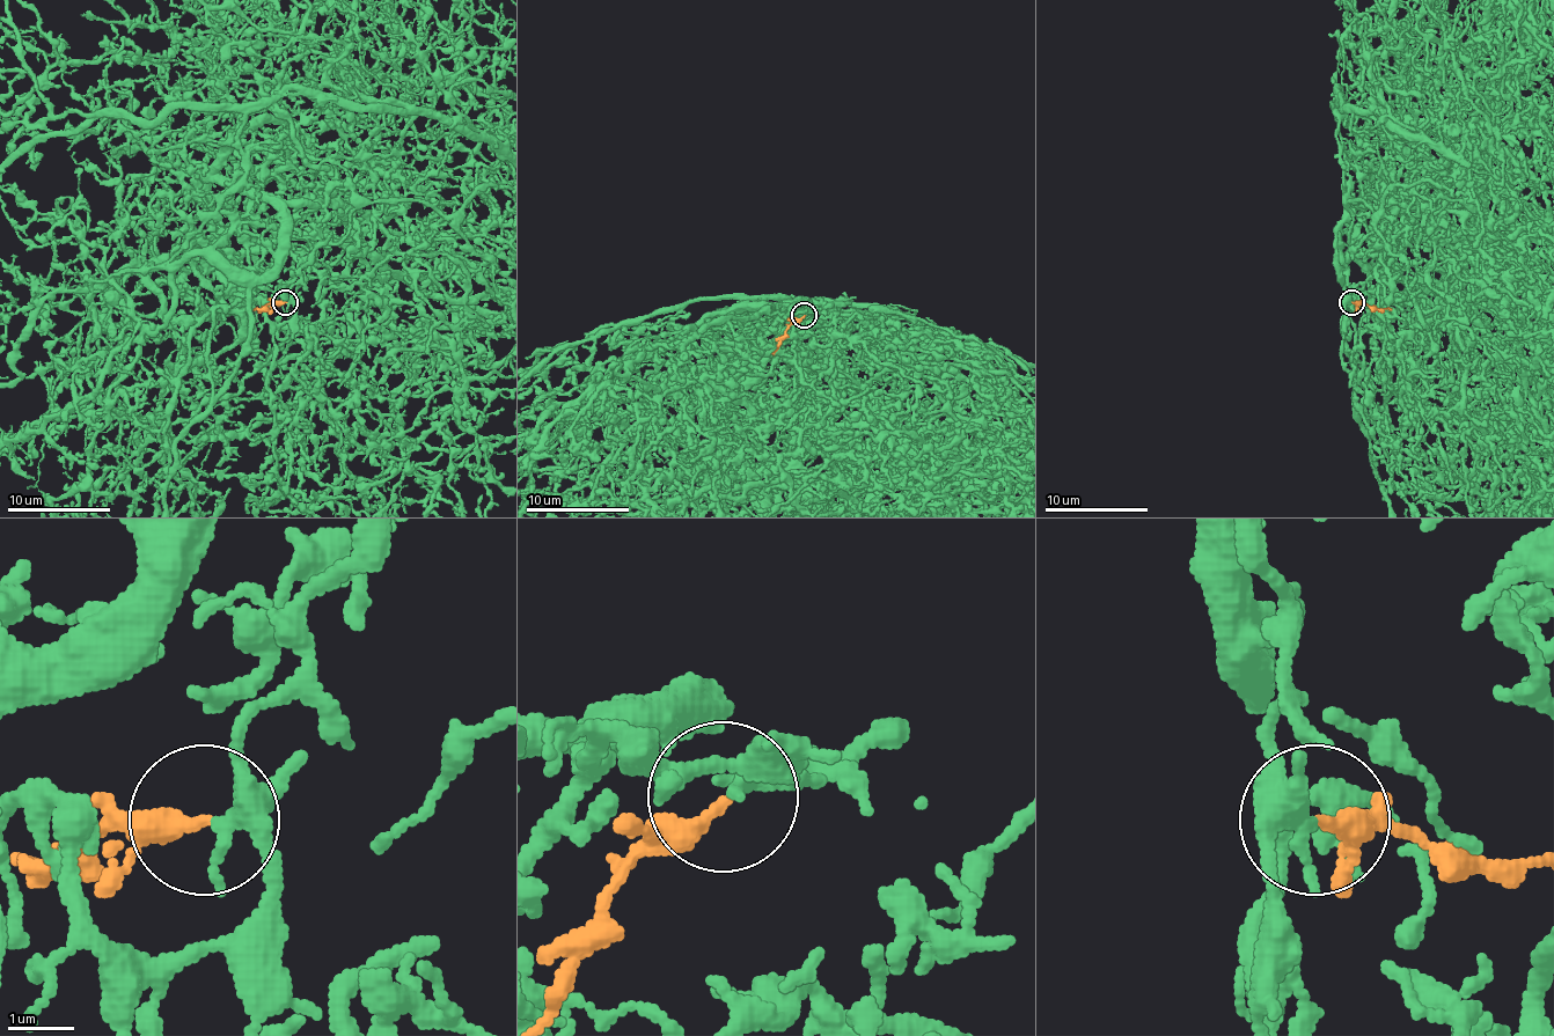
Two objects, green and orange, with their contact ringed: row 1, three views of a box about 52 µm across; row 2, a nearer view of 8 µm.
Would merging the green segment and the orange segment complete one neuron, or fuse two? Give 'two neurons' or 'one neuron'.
one neuron

